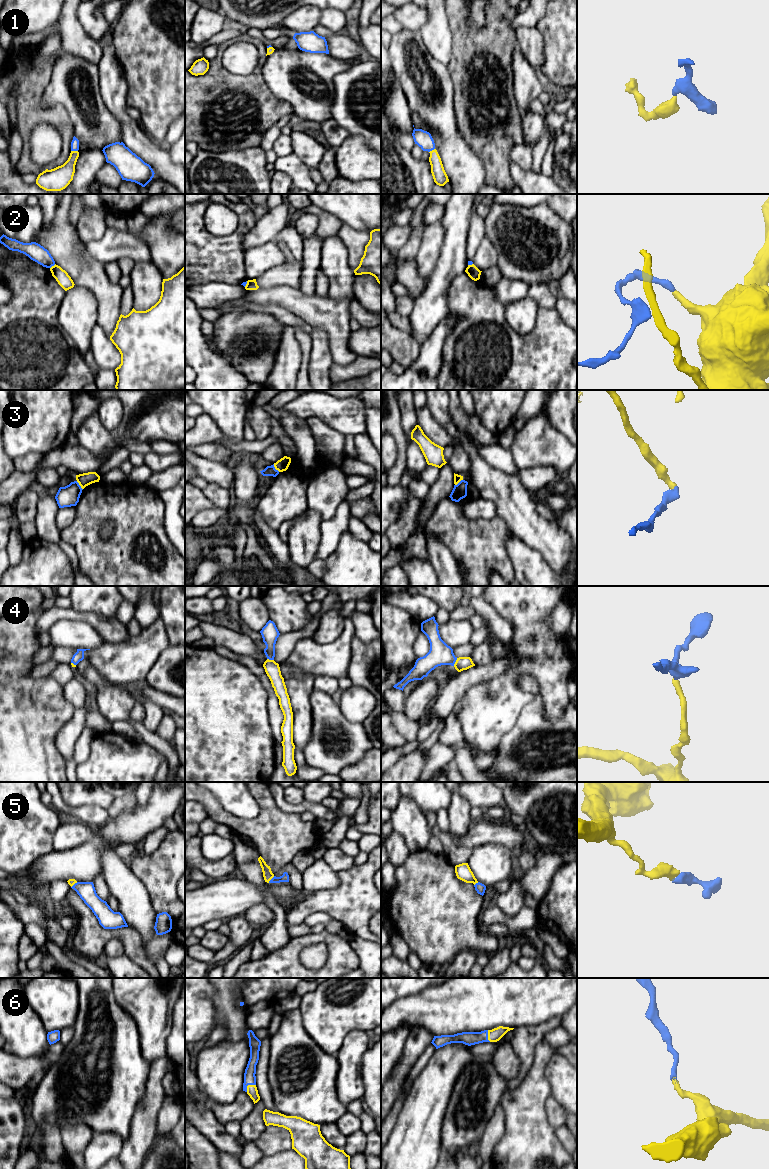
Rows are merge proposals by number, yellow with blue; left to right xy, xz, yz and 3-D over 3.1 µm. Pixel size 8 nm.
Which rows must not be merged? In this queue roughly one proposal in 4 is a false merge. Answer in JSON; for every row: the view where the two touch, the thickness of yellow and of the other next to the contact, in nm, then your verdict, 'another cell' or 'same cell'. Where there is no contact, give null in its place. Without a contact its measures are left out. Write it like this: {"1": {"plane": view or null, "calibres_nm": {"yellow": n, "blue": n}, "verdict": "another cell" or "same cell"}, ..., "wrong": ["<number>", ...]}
{"1": {"plane": "xy", "calibres_nm": {"yellow": 180, "blue": 60}, "verdict": "same cell"}, "2": {"plane": "xy", "calibres_nm": {"yellow": 110, "blue": 140}, "verdict": "another cell"}, "3": {"plane": "xz", "calibres_nm": {"yellow": 100, "blue": 80}, "verdict": "another cell"}, "4": {"plane": "yz", "calibres_nm": {"yellow": 110, "blue": 180}, "verdict": "same cell"}, "5": {"plane": "xz", "calibres_nm": {"yellow": 80, "blue": 60}, "verdict": "same cell"}, "6": {"plane": "xz", "calibres_nm": {"yellow": 90, "blue": 100}, "verdict": "same cell"}, "wrong": ["2", "3"]}

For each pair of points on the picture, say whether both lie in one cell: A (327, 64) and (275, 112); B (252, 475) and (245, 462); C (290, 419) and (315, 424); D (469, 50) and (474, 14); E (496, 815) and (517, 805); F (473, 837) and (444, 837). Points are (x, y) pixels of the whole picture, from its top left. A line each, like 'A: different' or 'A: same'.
A: different
B: same
C: different
D: different
E: same
F: different

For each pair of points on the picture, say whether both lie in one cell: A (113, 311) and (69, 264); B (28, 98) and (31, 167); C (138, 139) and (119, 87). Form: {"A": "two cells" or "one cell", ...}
{"A": "one cell", "B": "one cell", "C": "one cell"}

